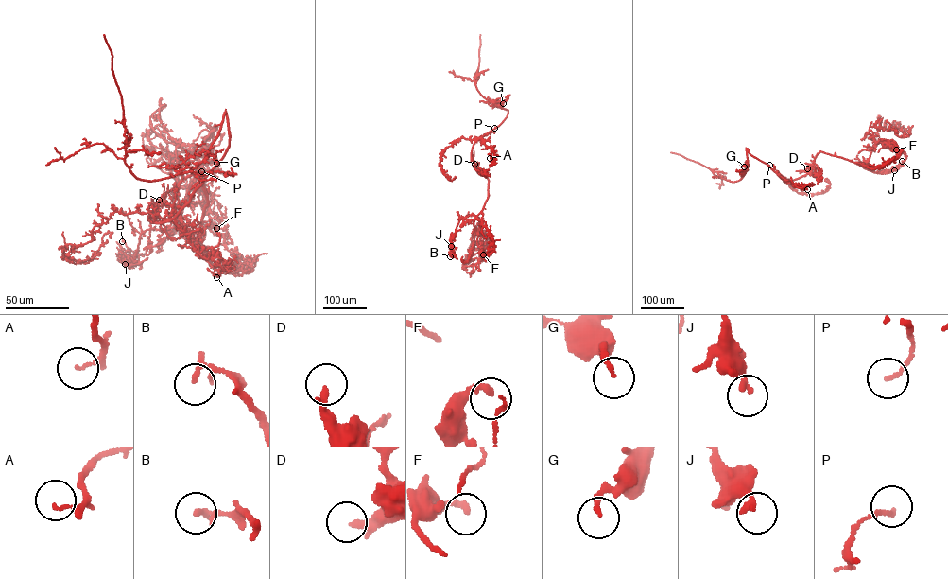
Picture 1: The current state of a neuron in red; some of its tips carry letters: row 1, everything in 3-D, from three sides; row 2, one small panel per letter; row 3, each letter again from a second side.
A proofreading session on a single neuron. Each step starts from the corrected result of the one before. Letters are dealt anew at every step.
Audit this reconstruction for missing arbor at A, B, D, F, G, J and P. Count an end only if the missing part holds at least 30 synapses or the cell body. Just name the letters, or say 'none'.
none

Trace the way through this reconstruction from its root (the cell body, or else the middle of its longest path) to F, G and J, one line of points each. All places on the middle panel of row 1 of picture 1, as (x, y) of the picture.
F: (474, 166), (489, 181), (488, 199), (474, 223), (480, 236), (481, 254), (486, 257), (483, 254)
G: (474, 166), (471, 154), (474, 144), (507, 116), (508, 111), (500, 107), (503, 103)
J: (474, 166), (489, 180), (488, 198), (474, 219), (473, 214), (460, 218), (450, 238), (451, 246)

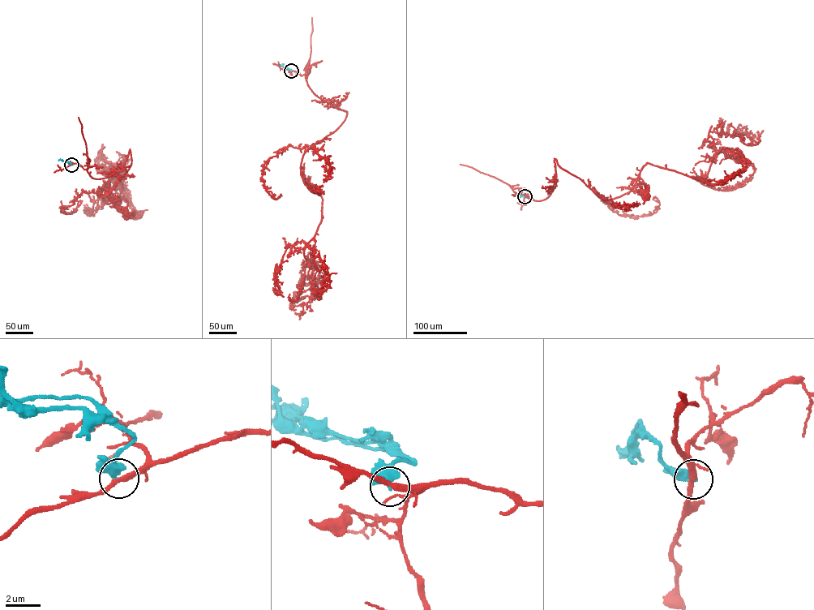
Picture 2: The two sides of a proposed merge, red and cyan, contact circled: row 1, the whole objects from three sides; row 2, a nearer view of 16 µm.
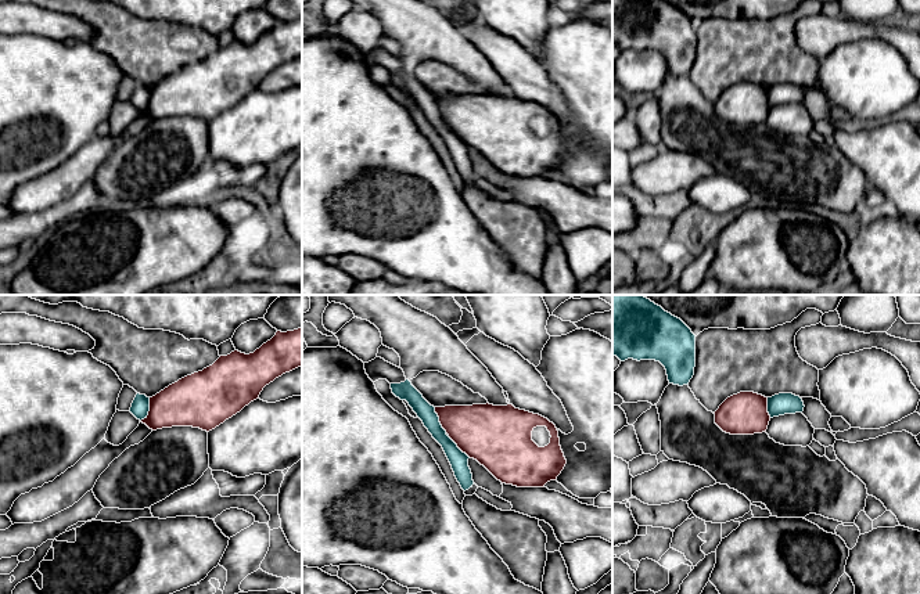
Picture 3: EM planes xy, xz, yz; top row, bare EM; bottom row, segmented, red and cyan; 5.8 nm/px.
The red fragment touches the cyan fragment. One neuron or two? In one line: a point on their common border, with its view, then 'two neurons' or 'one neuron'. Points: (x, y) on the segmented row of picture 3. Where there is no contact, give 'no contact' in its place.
xy (150, 410) | two neurons

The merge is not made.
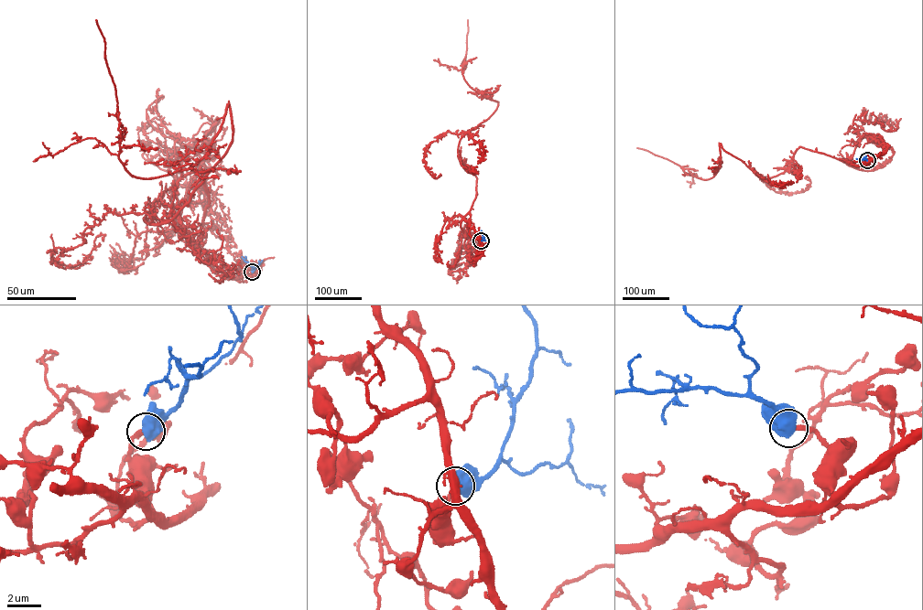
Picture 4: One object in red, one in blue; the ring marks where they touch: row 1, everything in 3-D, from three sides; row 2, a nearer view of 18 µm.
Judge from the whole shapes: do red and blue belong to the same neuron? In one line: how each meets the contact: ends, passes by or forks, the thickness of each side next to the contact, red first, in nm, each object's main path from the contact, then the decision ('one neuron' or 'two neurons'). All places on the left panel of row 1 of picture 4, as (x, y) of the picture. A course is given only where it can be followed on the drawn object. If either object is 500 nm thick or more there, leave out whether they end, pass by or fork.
calibres 240 and 750 nm; course red (252, 272), (187, 240), (200, 166), (144, 219), (224, 155), (229, 103), (198, 162), (132, 176), (96, 20); course blue (252, 272), (255, 266), (245, 262), (244, 256); one neuron

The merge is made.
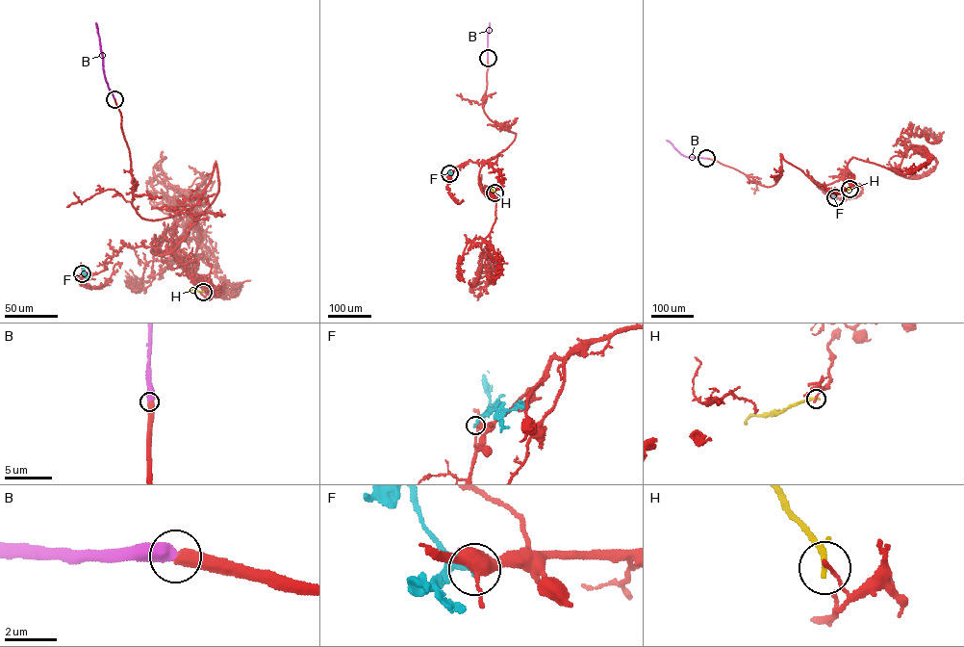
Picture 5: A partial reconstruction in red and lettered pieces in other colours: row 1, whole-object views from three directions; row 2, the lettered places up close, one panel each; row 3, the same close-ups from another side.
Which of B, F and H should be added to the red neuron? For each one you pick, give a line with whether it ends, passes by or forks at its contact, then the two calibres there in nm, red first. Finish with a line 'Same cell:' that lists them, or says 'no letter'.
B: it ends | 500/550 nm
Same cell: B

